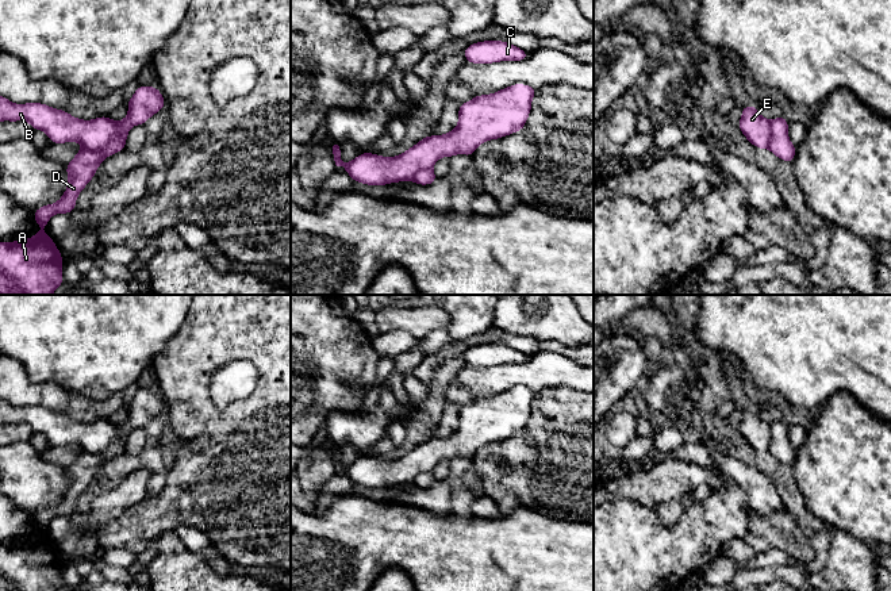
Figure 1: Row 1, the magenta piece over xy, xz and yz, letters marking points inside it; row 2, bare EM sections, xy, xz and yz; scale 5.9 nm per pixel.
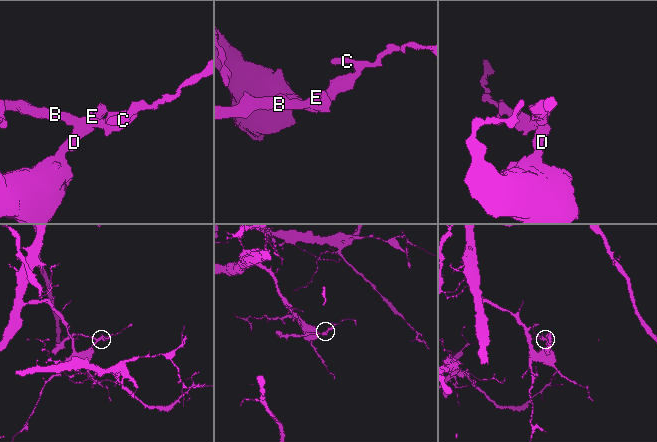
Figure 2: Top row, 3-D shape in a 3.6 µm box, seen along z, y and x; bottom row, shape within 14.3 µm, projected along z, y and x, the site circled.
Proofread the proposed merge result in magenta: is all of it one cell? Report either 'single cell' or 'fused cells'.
fused cells

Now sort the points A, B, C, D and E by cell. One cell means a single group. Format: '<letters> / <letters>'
A D / B C E

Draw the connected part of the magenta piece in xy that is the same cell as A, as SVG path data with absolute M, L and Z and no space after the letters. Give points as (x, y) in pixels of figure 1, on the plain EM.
M139 388L127 410L128 418L119 425L120 431L110 448L100 453L84 450L66 467L69 487L62 500L32 515L41 533L28 542L0 545L0 591L57 591L65 586L61 573L64 559L42 533L54 517L74 514L78 496L93 481L100 467L108 458L124 453L130 431L145 427L165 411L165 403L158 391Z

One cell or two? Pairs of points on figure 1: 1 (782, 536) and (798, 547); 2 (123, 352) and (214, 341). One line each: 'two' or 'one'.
1: one
2: two

